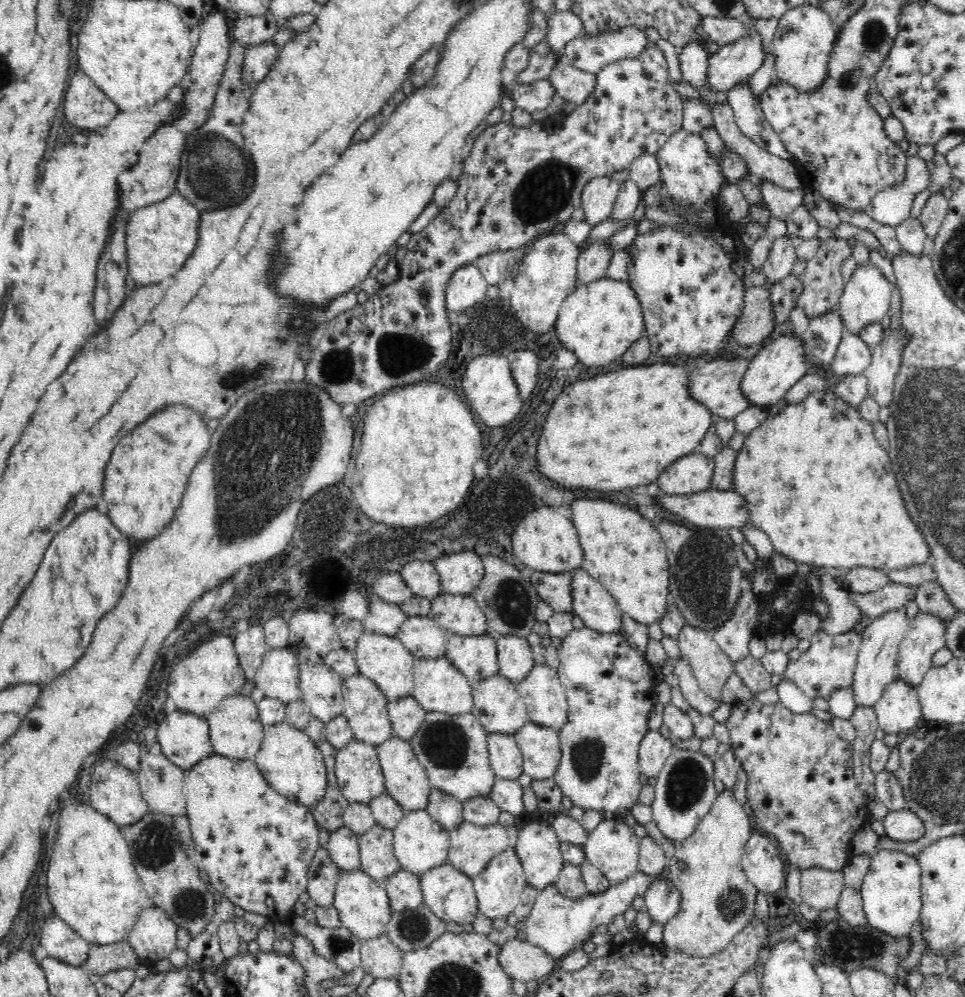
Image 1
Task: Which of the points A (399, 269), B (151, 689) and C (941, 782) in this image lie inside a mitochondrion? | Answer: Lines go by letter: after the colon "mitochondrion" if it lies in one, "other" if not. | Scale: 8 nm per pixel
A: other
B: other
C: mitochondrion

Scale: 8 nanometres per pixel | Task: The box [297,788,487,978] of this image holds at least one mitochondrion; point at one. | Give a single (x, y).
(413, 928)

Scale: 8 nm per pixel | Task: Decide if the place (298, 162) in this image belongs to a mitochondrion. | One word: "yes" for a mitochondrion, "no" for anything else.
no

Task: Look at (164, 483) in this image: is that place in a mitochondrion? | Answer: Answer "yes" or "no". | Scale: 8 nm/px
no

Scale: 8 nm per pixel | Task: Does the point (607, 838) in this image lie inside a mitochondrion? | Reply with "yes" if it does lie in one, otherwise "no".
no

